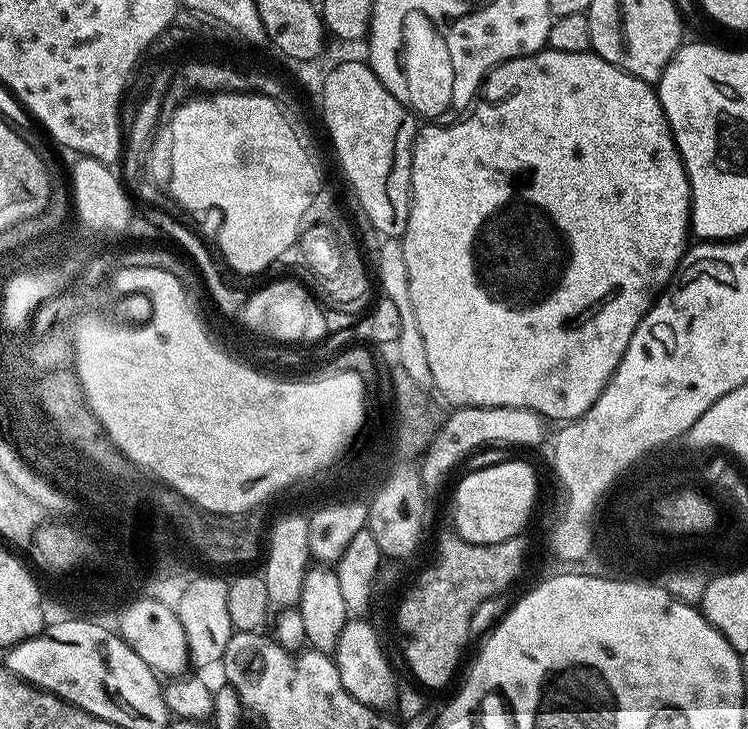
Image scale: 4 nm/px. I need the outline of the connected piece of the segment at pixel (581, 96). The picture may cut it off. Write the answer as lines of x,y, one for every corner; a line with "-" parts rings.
548,48
529,56
519,56
513,60
507,60
485,76
482,88
483,91
488,91
488,100
482,101
480,105
477,103
467,113
469,116
465,120
460,120
457,124
429,123
424,126
428,128
421,127
417,131
416,139
412,142
412,205
406,222
406,230
402,237
402,254
406,258
406,274
410,284
408,302
412,304
418,330
422,330
422,342
426,345
426,358
430,361
432,384
452,403
452,406
456,408
485,408
486,406
525,408
531,412
536,412
548,422
552,422
552,420
560,420
559,422
577,420
579,416
586,414
586,410
590,410
590,406
594,406
598,394
602,394
602,390
610,382
610,378
616,372
618,362
622,362
622,354
626,354
626,346
630,346
630,338
634,338
634,330
638,330
642,318
651,310
653,299
667,289
672,277
676,274
676,269
680,267
680,260
690,247
692,191
690,190
688,175
676,149
668,119
660,105
657,89
646,81
639,80
634,74
623,72
618,66
606,62
591,50
578,54
566,54

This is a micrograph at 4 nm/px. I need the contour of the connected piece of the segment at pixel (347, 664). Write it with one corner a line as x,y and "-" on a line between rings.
351,617
344,624
332,657
336,661
343,688
356,701
377,710
387,709
386,706
391,707
397,701
398,685
396,686
394,670
375,628
364,621
363,617

